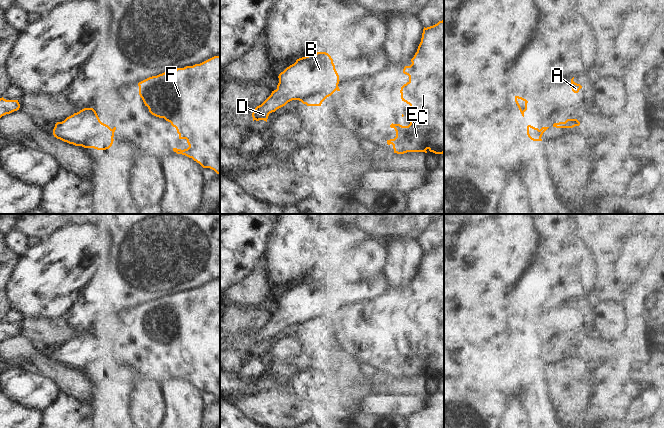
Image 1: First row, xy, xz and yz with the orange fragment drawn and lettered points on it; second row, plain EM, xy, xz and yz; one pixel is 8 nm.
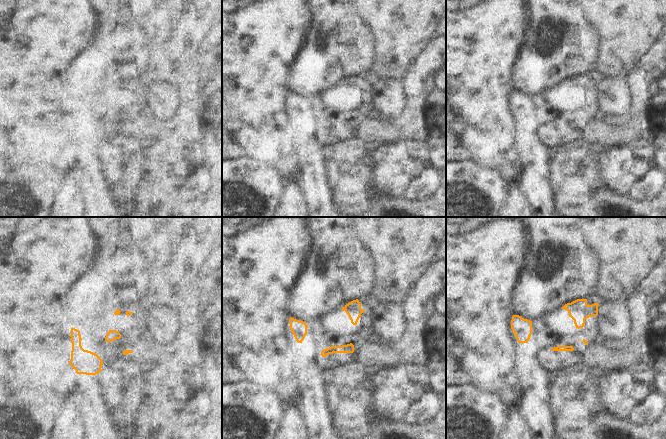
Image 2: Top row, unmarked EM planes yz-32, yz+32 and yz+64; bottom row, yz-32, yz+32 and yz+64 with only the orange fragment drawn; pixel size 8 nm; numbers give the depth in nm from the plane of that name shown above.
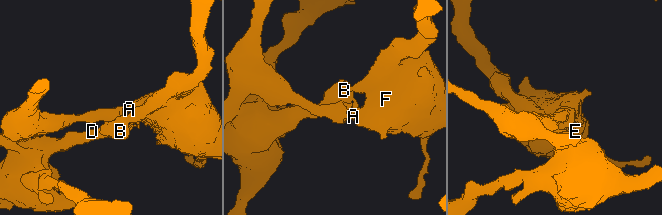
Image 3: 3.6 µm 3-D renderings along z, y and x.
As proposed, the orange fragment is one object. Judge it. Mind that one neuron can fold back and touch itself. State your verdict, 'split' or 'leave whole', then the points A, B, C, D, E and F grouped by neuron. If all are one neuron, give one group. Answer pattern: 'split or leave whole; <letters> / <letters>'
split; A C E F / B D

